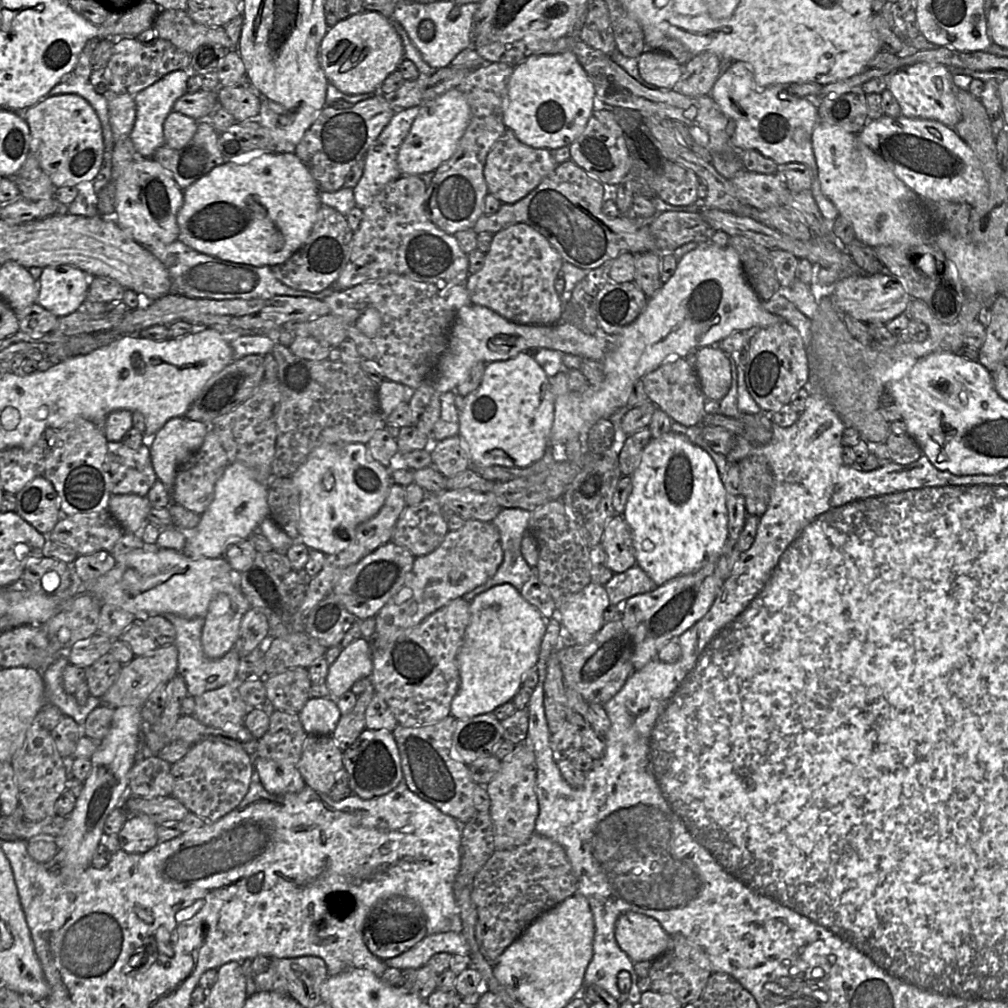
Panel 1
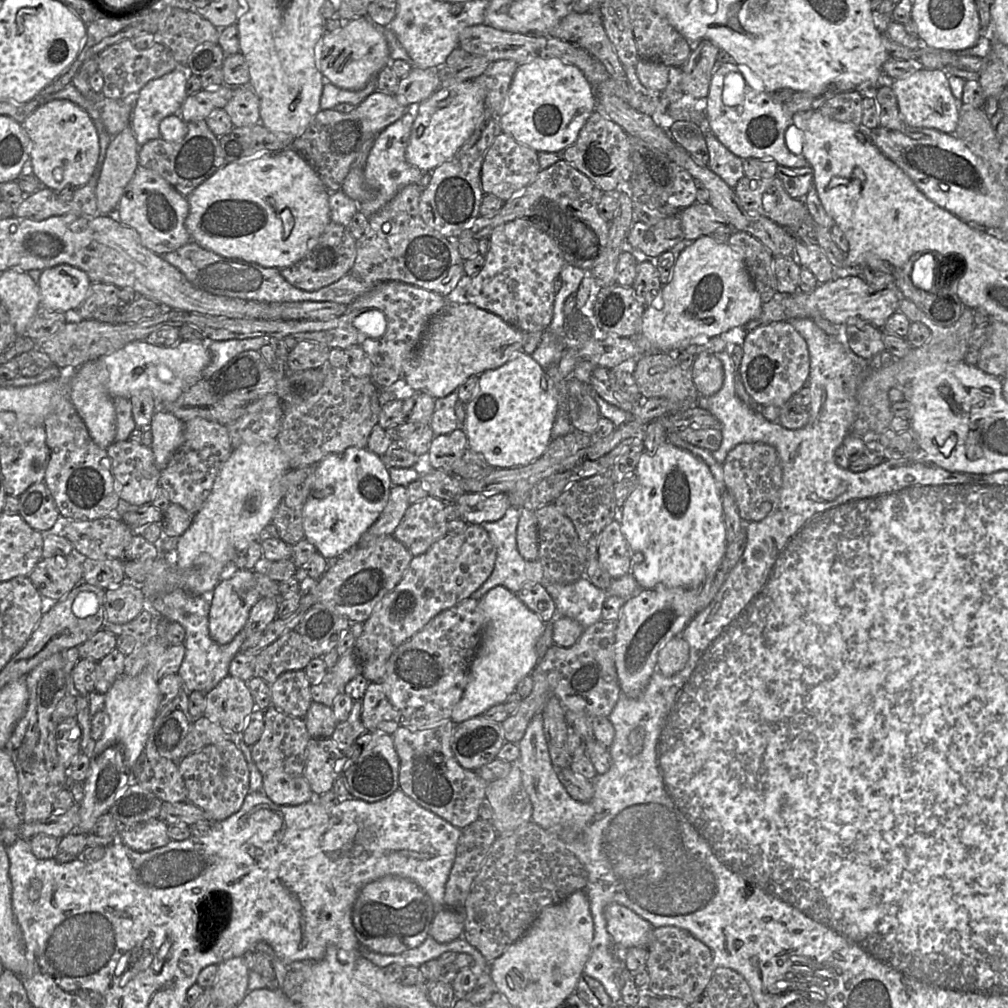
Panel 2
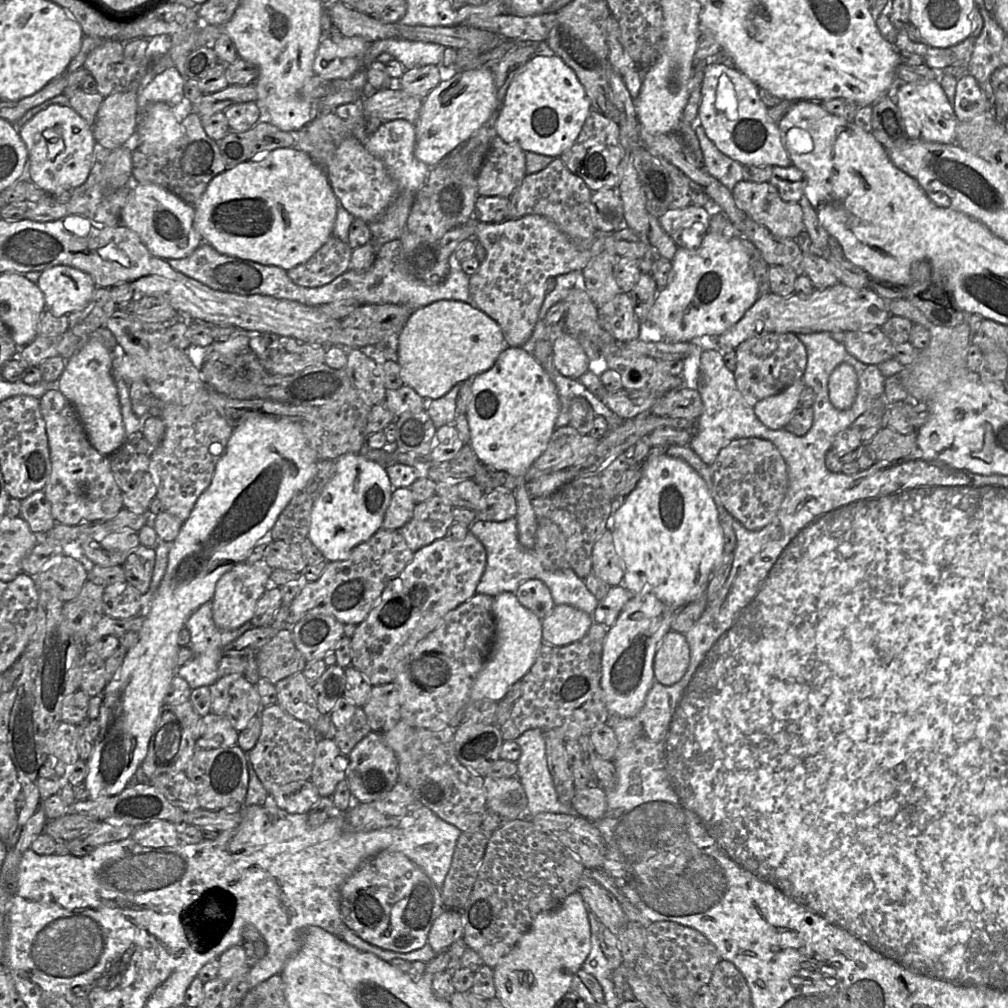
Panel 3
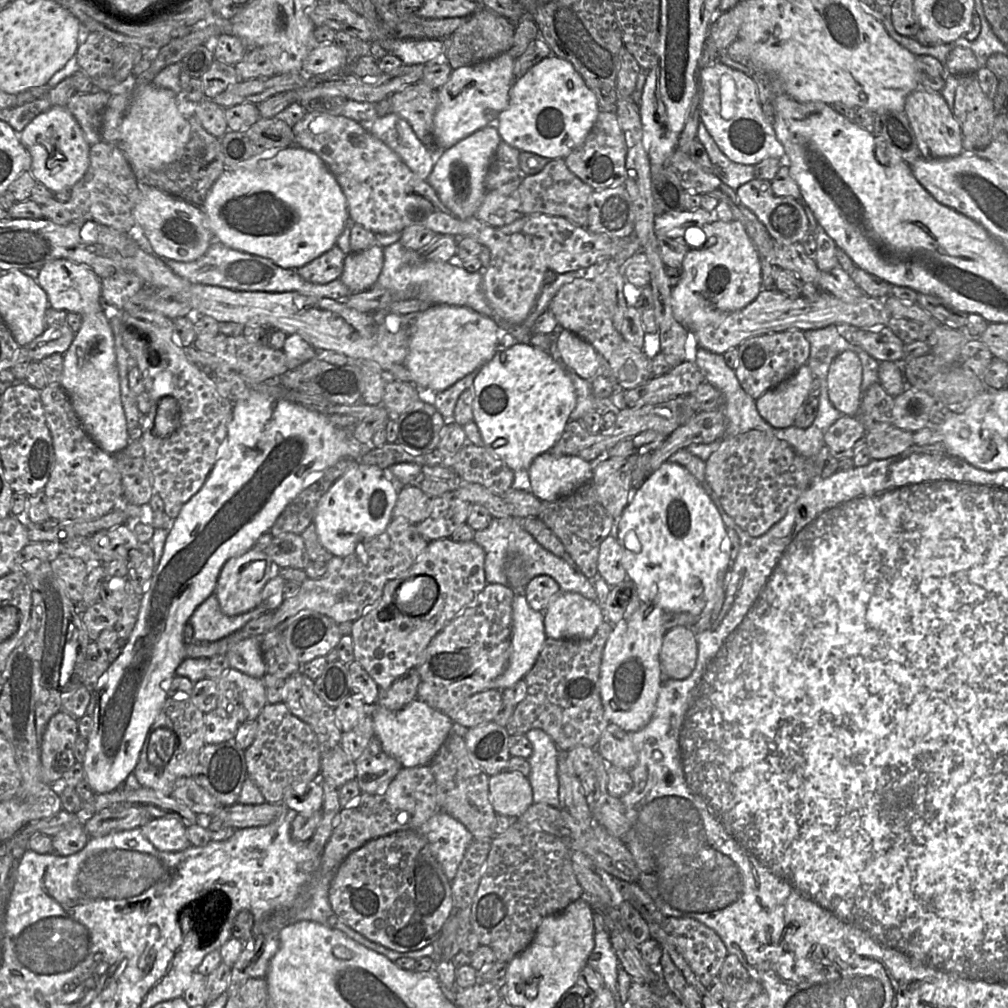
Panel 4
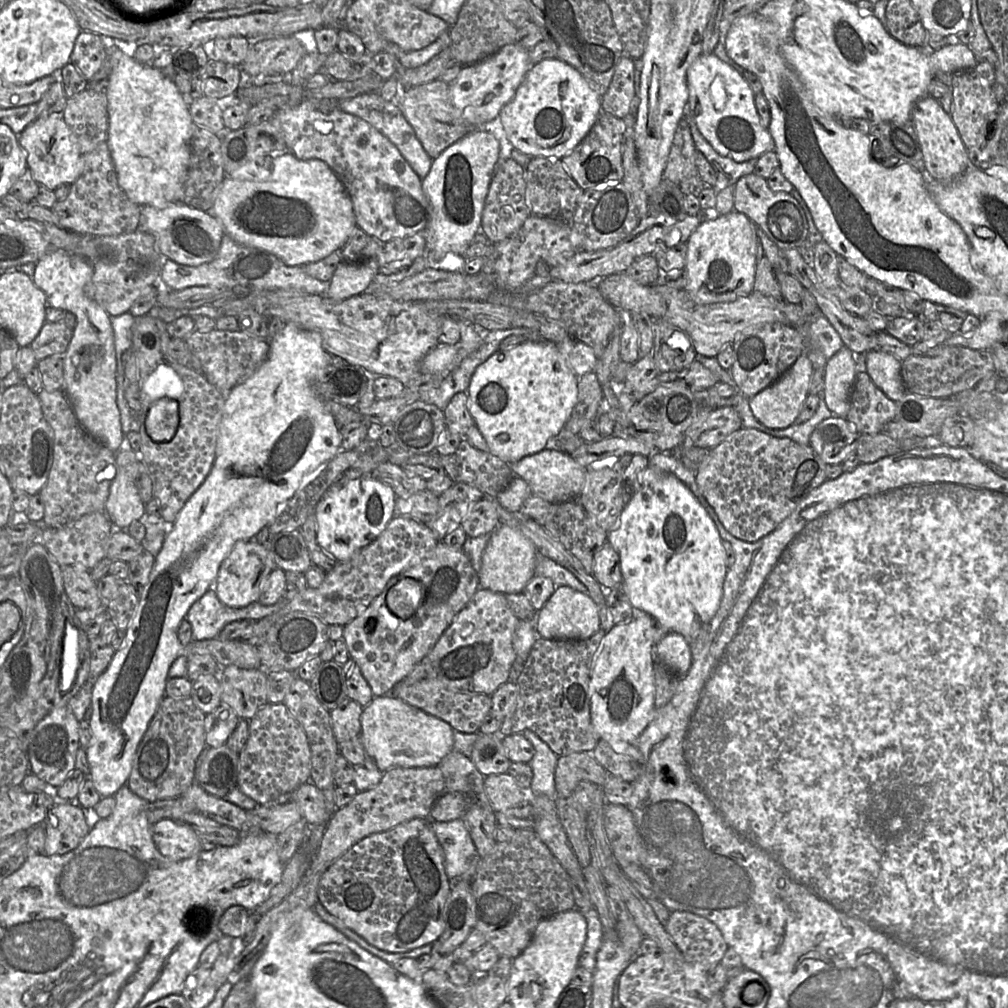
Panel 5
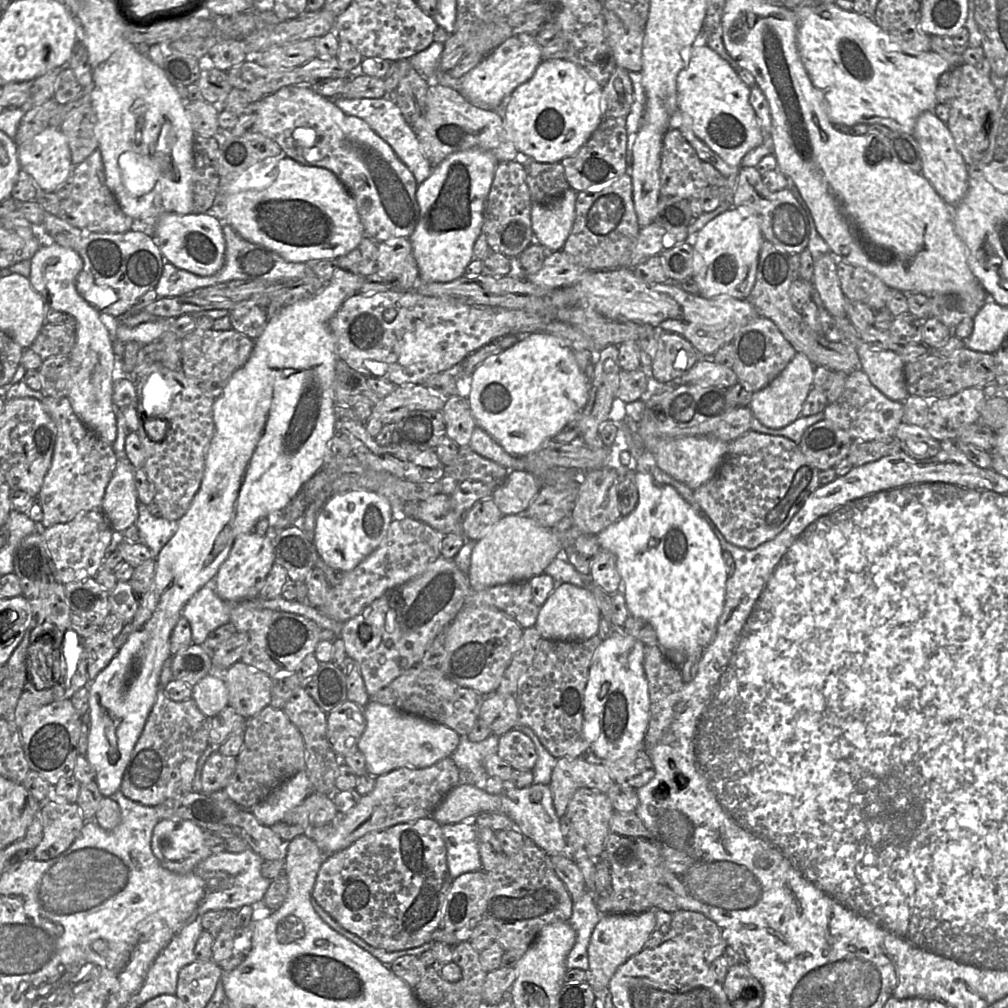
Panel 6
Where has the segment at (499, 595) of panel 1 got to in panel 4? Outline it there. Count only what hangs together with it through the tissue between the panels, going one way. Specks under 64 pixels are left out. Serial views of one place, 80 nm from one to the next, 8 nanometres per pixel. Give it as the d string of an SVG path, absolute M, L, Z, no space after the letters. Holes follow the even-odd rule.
M515 592L512 602L511 653L495 689L504 690L523 679L534 666L547 636L543 613L533 610L523 592Z

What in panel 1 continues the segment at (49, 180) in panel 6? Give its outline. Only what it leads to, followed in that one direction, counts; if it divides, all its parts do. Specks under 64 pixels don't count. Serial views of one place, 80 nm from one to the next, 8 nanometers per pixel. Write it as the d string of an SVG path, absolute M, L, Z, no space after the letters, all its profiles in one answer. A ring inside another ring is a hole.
M60 94L41 99L20 115L29 126L30 153L36 157L56 188L76 186L96 177L103 160L104 145L100 120L89 102L77 94Z

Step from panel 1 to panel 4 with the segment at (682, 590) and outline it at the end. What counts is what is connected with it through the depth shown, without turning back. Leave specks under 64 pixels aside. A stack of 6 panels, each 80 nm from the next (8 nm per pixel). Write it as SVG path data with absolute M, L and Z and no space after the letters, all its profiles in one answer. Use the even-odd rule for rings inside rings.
M650 603L641 605L627 618L613 626L606 642L599 675L599 693L604 715L611 724L627 733L641 730L651 719L656 707L663 674L659 654L666 612Z

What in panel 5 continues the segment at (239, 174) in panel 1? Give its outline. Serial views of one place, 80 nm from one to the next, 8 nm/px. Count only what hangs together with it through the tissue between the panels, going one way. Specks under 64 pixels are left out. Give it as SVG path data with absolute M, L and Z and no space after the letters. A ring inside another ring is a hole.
M290 151L283 152L281 155L274 158L272 174L266 181L235 180L230 176L225 176L210 211L220 222L224 234L228 235L232 240L242 246L263 250L273 254L288 266L305 266L306 264L320 261L333 252L340 252L357 227L352 200L344 184L330 167L319 159L300 160Z

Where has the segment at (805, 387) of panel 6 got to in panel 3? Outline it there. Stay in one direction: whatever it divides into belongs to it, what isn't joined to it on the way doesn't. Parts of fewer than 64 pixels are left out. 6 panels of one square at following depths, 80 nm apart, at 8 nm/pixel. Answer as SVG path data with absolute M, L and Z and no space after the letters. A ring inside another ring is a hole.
M799 379L780 393L757 402L754 406L756 416L769 428L785 428L800 406L800 395L805 387L804 380Z

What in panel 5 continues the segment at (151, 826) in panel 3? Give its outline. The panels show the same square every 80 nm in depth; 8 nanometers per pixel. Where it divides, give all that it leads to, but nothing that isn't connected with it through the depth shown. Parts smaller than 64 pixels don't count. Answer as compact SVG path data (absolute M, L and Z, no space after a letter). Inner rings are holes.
M166 818L153 824L151 834L159 852L172 861L191 858L203 850L198 833L173 819Z

